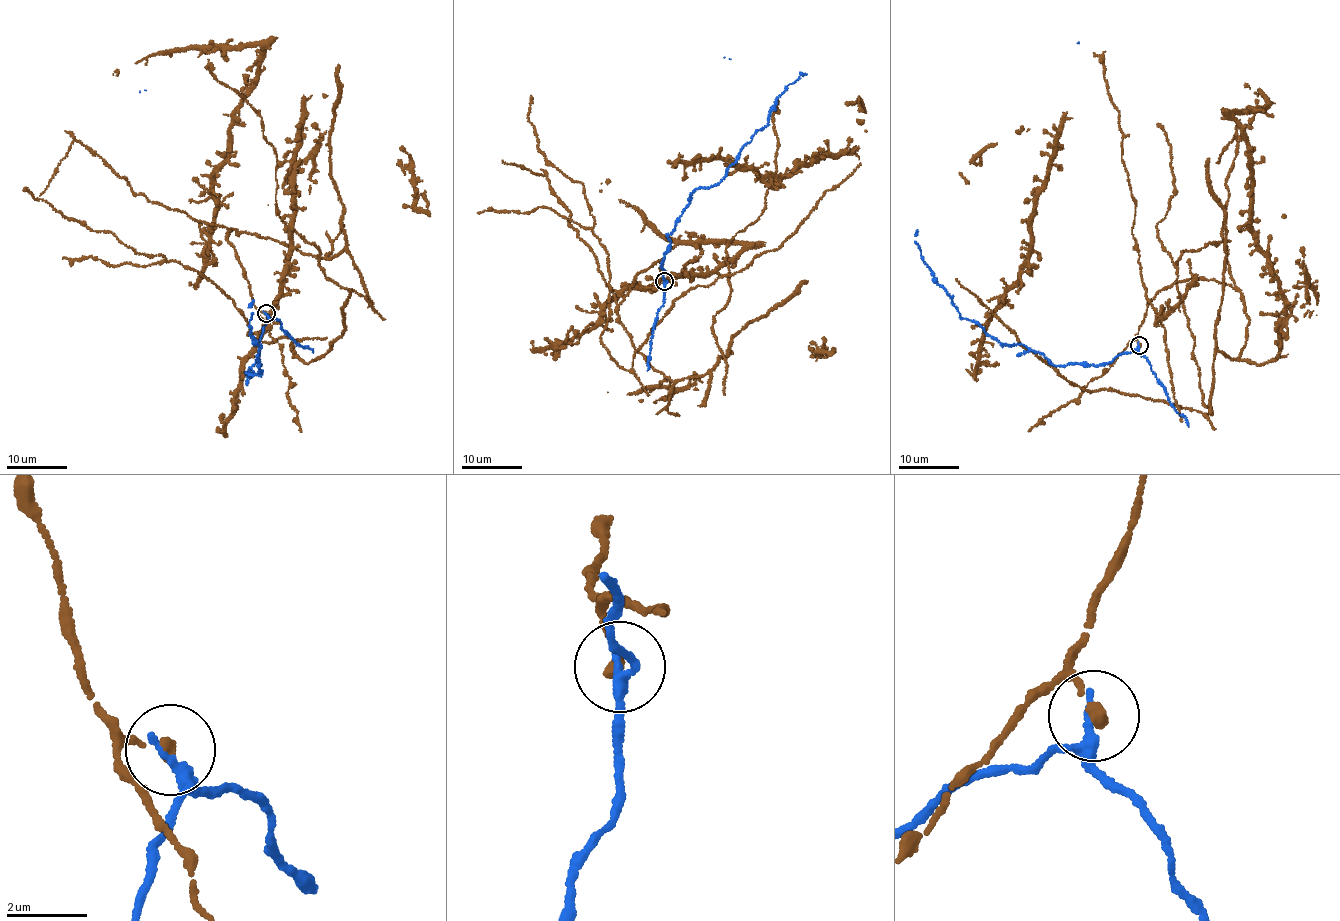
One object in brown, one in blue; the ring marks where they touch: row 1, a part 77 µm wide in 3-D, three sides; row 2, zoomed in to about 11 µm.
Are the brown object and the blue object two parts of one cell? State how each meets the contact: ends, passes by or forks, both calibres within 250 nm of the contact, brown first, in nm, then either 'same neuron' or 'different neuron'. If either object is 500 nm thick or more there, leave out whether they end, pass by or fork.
brown ends | blue passes by | 280/240 nm | different neuron

